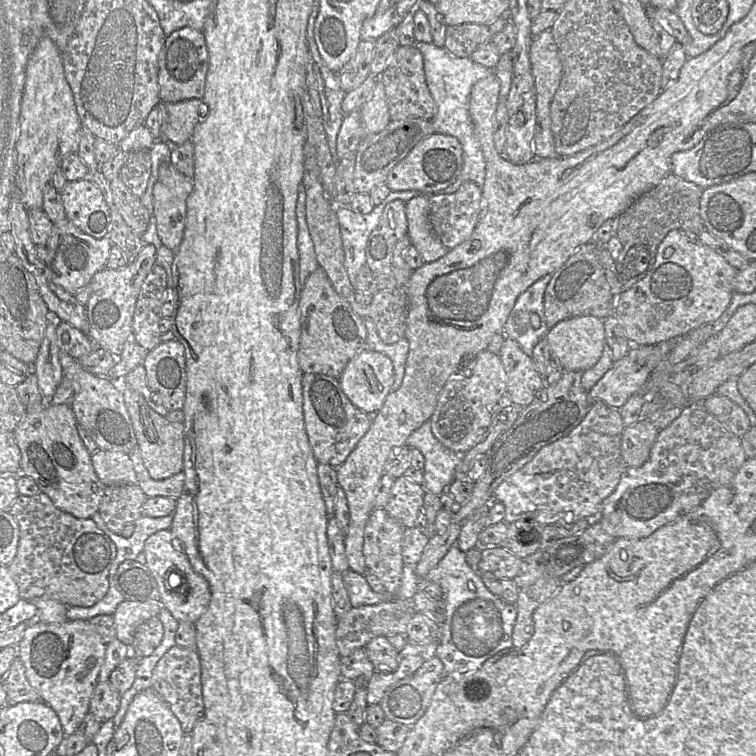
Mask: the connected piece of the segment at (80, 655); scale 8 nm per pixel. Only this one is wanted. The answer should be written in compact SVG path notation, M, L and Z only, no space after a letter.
M67 620L62 623L28 624L17 647L17 657L25 667L30 685L37 691L40 700L58 716L64 736L76 732L78 725L89 711L89 703L98 675L104 662L106 644L86 620Z

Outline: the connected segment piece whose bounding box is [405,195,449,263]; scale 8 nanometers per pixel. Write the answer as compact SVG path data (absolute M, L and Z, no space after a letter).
M424 195L411 198L405 204L407 235L424 263L434 262L449 250L434 233L429 220L429 201Z

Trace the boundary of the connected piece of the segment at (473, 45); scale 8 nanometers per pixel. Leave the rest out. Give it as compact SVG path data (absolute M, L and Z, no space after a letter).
M477 23L447 26L444 47L457 57L470 57L479 46L480 33Z

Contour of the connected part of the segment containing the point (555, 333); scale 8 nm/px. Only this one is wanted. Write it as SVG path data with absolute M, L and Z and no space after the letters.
M576 316L558 322L549 328L546 339L551 358L558 361L564 371L586 371L600 359L605 341L603 320L595 316Z

